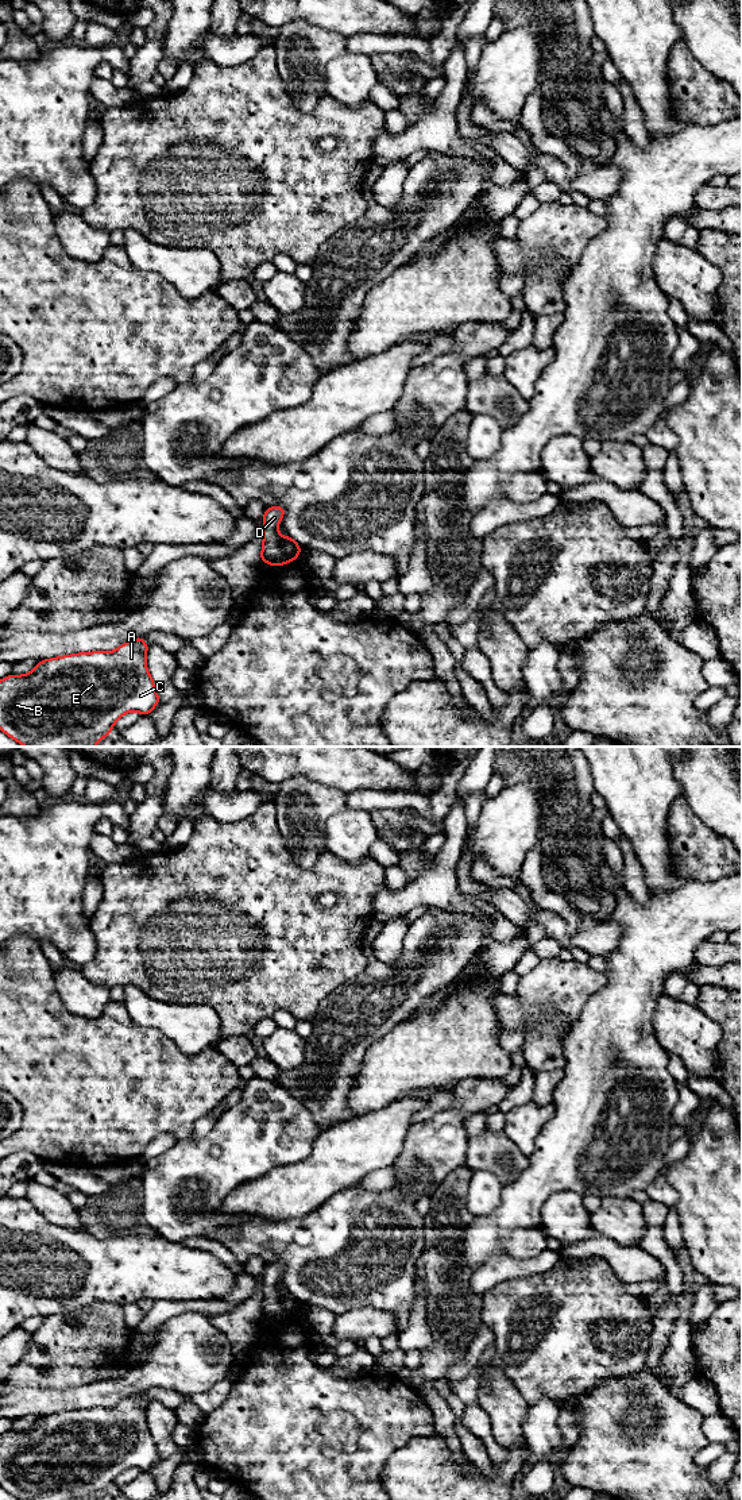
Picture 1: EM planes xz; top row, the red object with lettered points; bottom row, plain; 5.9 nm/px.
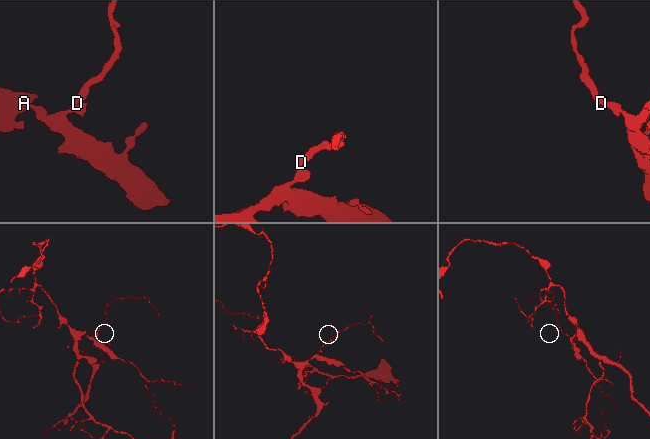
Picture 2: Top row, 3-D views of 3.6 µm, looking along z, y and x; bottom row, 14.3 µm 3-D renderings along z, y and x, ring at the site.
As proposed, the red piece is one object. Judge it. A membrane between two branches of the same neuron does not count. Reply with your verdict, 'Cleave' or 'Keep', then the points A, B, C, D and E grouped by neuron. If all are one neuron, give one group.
Keep. Groups: A B C D E

